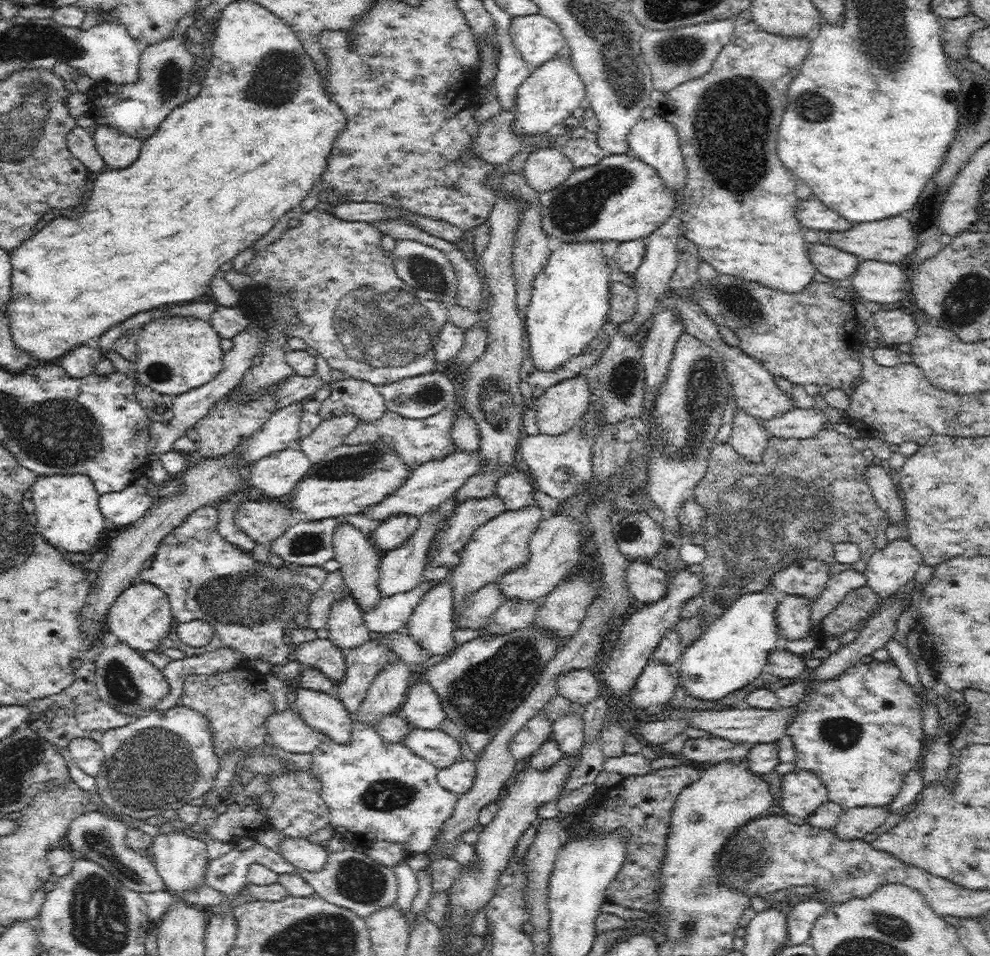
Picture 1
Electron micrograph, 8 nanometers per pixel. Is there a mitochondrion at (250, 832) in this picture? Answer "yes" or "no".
no

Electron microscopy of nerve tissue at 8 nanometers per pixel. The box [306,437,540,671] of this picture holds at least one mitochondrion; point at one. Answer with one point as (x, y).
(345, 466)

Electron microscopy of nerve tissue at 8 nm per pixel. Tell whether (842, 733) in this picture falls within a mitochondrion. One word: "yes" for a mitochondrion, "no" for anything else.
yes

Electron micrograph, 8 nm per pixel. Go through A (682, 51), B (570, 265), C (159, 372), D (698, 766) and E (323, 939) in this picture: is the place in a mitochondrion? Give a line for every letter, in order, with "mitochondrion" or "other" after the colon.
A: mitochondrion
B: other
C: mitochondrion
D: other
E: mitochondrion

